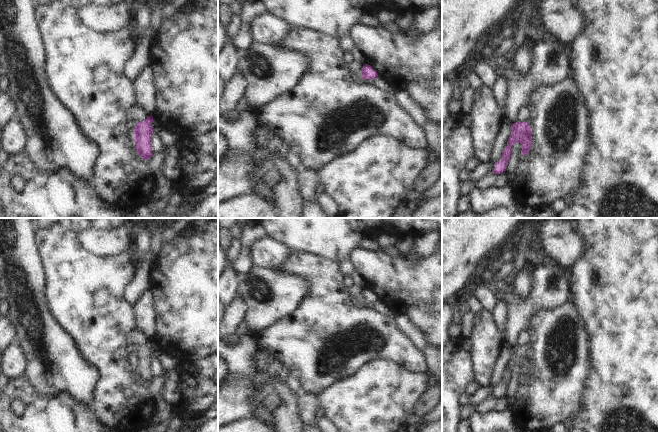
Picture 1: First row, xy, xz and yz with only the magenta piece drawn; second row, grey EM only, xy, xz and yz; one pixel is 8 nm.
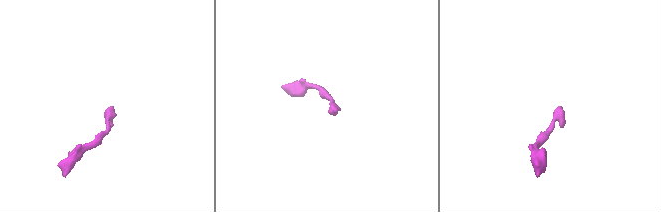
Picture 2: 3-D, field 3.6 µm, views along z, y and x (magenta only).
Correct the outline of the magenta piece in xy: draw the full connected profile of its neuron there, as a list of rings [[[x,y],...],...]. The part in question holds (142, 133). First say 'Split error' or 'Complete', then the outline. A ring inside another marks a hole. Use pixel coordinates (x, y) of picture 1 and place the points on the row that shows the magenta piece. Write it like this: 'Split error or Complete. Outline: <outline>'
Complete. Outline: [[[148,116],[144,121],[137,122],[133,130],[135,149],[144,160],[149,159],[153,155],[151,152],[152,122],[153,117]]]

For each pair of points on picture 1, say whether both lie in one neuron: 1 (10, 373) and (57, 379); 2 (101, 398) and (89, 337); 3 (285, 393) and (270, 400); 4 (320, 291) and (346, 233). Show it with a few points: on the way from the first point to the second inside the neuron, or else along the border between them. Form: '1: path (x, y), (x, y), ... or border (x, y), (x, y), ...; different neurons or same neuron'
1: border (20, 351), (26, 363), (25, 374); different neurons
2: path (105, 383), (104, 352); same neuron
3: border (269, 390), (278, 397), (278, 405), (272, 411); different neurons
4: border (311, 254), (321, 256), (338, 264); different neurons

